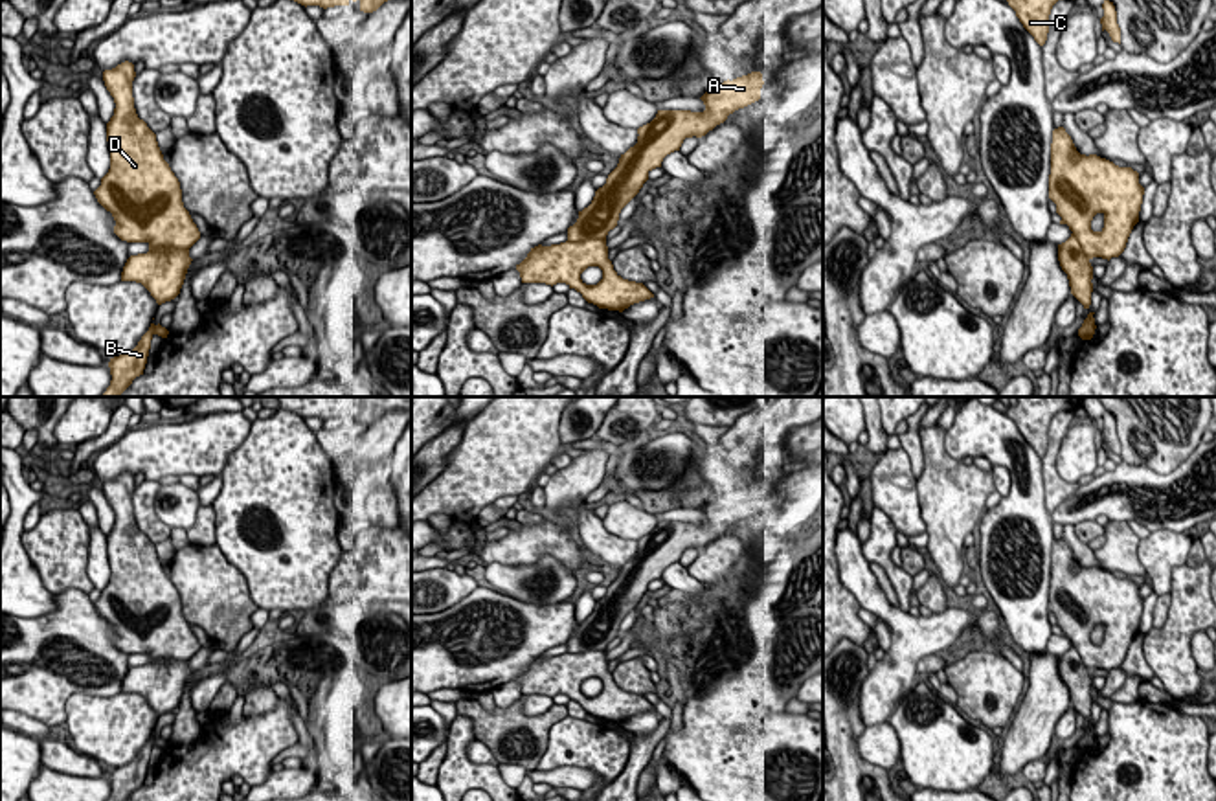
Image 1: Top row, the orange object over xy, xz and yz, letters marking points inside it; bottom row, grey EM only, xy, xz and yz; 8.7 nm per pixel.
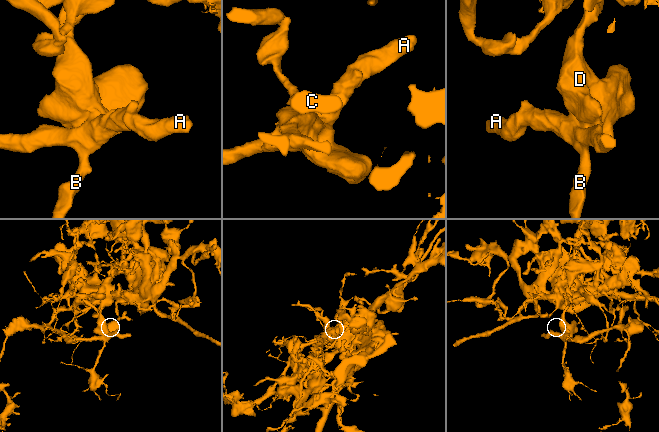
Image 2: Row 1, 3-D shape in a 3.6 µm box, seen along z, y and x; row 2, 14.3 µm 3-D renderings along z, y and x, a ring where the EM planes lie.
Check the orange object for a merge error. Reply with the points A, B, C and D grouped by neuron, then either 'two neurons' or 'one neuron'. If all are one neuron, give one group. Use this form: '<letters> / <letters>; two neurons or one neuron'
A B / C D; two neurons

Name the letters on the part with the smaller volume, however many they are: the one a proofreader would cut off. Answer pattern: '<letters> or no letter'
A, B

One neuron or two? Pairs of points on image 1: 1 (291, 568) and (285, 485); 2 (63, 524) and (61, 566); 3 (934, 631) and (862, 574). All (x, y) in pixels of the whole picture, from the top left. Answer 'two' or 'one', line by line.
1: one
2: one
3: one

